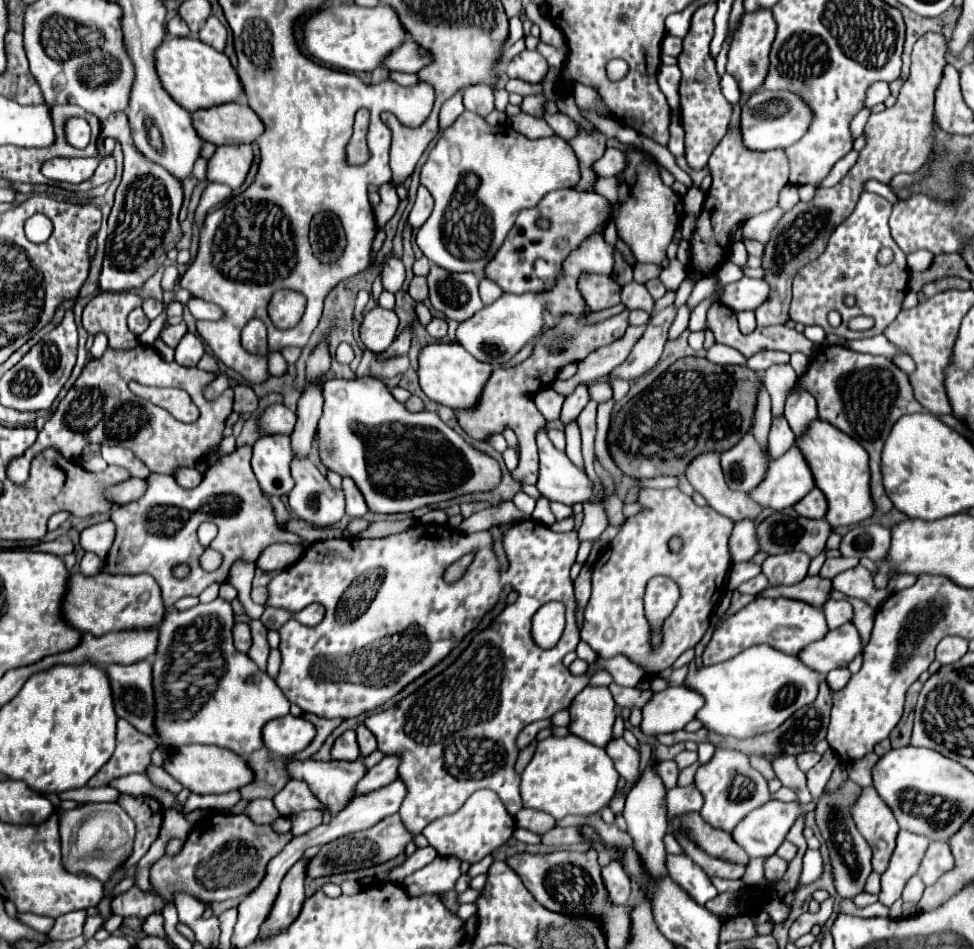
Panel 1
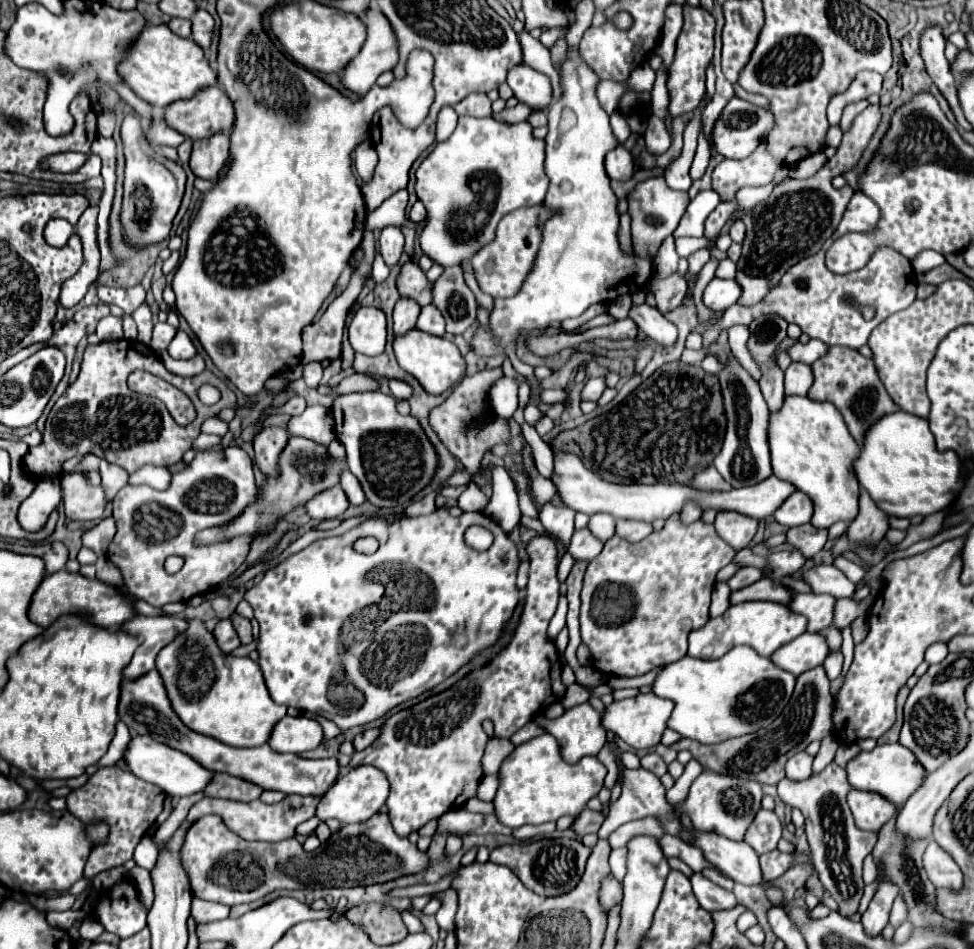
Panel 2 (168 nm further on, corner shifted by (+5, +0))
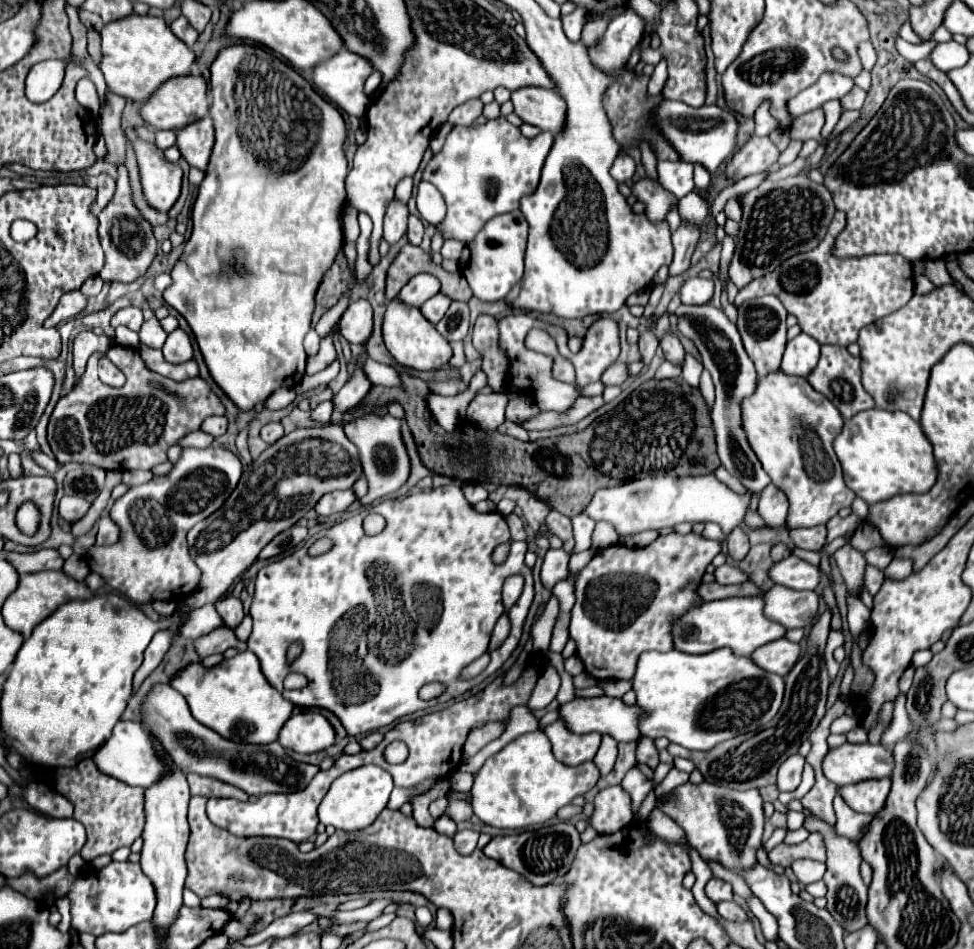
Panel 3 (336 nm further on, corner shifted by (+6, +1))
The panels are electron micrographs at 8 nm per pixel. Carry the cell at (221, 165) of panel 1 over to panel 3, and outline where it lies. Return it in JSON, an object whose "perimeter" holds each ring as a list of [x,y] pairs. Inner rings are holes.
{"perimeter":[[[205,115],[205,119],[201,119],[197,123],[191,123],[189,127],[183,127],[181,131],[177,131],[177,147],[183,155],[183,159],[191,167],[197,167],[201,171],[207,169],[213,143],[215,143],[215,135],[213,135],[213,121],[209,115]]]}

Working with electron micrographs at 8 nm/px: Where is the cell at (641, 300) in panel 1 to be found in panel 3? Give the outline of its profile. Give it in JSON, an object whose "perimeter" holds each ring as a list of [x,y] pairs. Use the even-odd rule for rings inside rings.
{"perimeter":[[[669,333],[669,335],[665,335],[661,339],[661,349],[663,349],[667,361],[671,361],[673,365],[683,367],[683,363],[685,363],[685,349],[681,347],[679,339],[673,333]]]}

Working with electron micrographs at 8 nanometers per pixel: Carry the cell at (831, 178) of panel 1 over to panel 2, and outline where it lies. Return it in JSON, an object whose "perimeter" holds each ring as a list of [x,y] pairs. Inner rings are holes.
{"perimeter":[[[814,154],[806,160],[802,160],[800,164],[796,164],[794,168],[790,168],[790,178],[798,178],[798,180],[806,180],[810,176],[814,176],[814,172],[818,172],[818,168],[822,168],[822,164],[826,164],[826,154]]]}

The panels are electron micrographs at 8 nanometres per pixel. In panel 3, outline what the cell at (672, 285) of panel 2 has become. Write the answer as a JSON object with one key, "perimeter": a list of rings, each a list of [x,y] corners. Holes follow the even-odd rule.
{"perimeter":[[[681,221],[679,229],[673,233],[675,257],[673,257],[673,263],[669,265],[671,275],[681,275],[683,271],[689,269],[689,261],[691,261],[697,241],[699,241],[699,227]]]}

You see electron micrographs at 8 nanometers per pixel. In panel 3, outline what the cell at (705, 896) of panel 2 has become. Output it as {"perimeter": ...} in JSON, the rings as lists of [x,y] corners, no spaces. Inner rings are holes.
{"perimeter":[[[723,901],[717,905],[717,913],[725,919],[725,921],[735,921],[735,923],[741,923],[747,919],[745,911],[735,903],[735,901]]]}

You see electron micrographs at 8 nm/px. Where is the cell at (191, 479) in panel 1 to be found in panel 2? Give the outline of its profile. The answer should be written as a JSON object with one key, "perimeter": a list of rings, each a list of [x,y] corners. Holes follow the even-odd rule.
{"perimeter":[[[144,466],[140,472],[130,474],[130,484],[148,484],[156,490],[166,490],[172,482],[172,472],[166,466]]]}

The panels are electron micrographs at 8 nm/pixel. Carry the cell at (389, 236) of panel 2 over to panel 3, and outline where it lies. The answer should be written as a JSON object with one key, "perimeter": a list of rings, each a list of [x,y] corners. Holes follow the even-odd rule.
{"perimeter":[[[393,199],[387,203],[385,211],[385,225],[383,225],[383,237],[389,241],[389,245],[397,243],[401,235],[407,231],[407,219],[409,219],[409,209],[407,203]]]}

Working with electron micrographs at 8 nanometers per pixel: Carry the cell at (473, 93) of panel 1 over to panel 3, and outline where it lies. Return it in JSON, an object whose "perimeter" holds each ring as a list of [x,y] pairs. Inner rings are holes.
{"perimeter":[[[471,99],[459,107],[455,107],[449,115],[451,125],[471,125],[483,111],[483,103],[479,99]]]}

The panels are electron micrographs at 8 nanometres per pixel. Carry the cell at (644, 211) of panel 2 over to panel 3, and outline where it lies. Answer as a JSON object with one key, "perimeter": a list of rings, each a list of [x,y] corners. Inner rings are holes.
{"perimeter":[[[643,179],[639,183],[633,183],[631,189],[633,189],[633,195],[645,203],[645,215],[651,221],[665,219],[669,207],[677,203],[673,193],[665,191],[657,181],[651,181],[651,179]]]}

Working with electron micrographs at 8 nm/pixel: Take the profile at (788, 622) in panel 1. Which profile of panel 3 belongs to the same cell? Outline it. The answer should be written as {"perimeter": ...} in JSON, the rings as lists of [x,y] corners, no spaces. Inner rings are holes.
{"perimeter":[[[733,597],[721,601],[705,601],[701,607],[693,607],[687,611],[677,623],[673,623],[673,647],[683,653],[709,653],[721,647],[729,647],[735,655],[751,655],[757,647],[781,639],[785,635],[785,627],[769,621],[763,615],[763,599],[761,597]]]}

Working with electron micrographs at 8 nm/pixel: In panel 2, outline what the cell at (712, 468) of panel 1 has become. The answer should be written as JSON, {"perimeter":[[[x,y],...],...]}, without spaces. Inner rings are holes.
{"perimeter":[[[718,512],[714,526],[718,536],[736,550],[746,548],[758,532],[758,520],[742,516],[738,512]]]}

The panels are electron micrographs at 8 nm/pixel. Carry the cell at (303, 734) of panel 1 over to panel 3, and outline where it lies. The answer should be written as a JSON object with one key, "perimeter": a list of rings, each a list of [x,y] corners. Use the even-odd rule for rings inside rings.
{"perimeter":[[[303,711],[283,725],[279,743],[295,753],[317,753],[335,743],[335,729],[321,713]]]}

